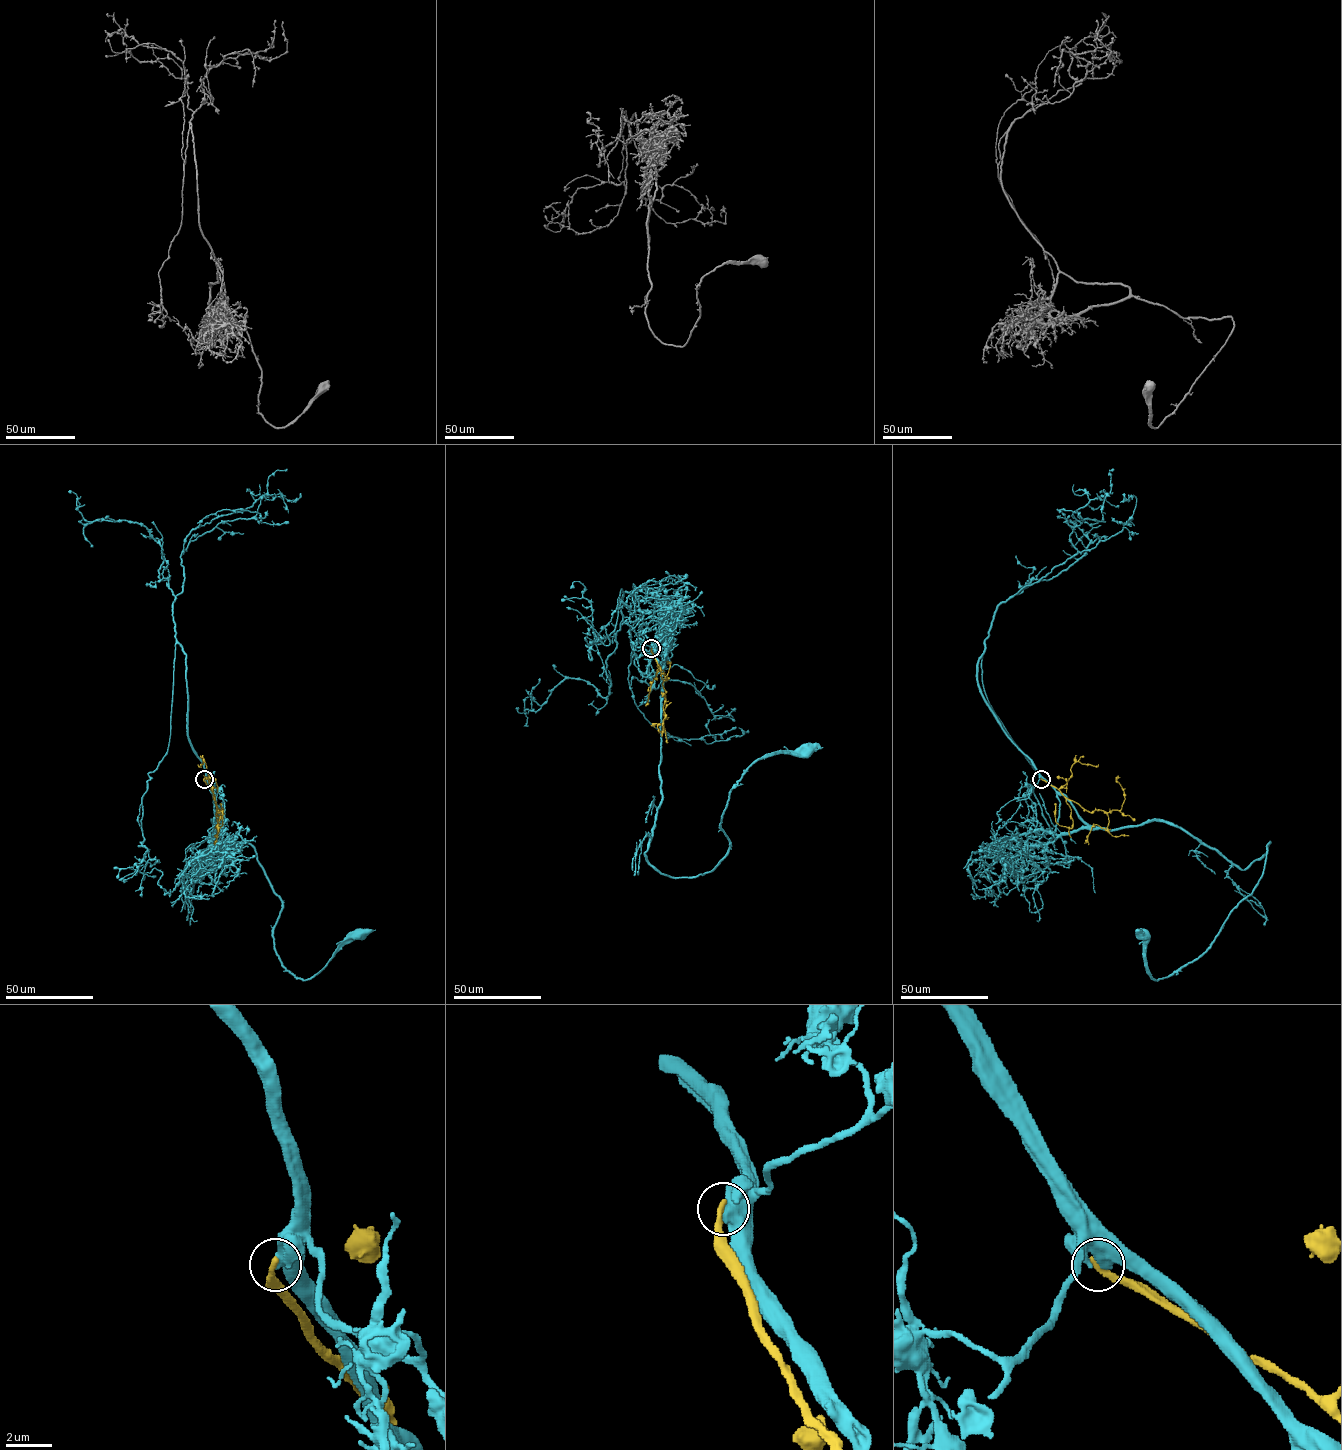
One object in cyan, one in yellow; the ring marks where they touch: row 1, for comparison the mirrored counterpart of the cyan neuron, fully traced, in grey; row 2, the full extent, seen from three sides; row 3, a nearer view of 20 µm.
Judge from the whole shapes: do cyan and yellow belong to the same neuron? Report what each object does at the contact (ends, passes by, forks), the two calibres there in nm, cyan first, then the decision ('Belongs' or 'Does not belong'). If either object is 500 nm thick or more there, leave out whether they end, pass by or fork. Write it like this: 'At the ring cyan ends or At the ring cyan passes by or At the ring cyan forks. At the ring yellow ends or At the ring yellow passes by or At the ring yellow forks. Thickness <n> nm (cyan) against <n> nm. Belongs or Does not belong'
Thickness 600 nm (cyan) against 300 nm. Does not belong

